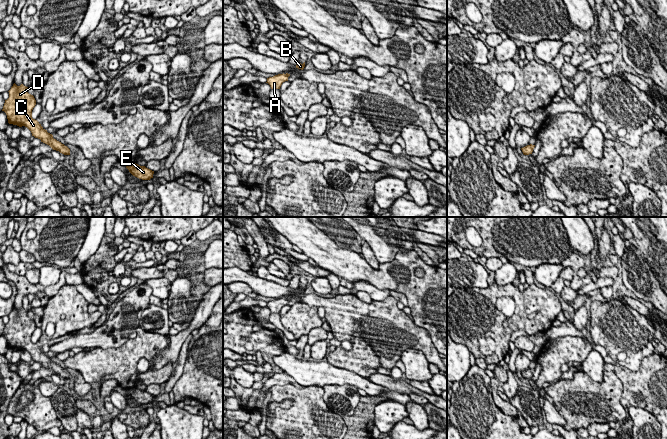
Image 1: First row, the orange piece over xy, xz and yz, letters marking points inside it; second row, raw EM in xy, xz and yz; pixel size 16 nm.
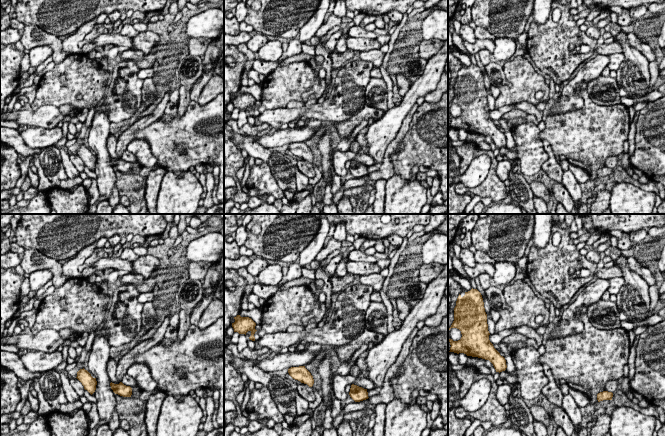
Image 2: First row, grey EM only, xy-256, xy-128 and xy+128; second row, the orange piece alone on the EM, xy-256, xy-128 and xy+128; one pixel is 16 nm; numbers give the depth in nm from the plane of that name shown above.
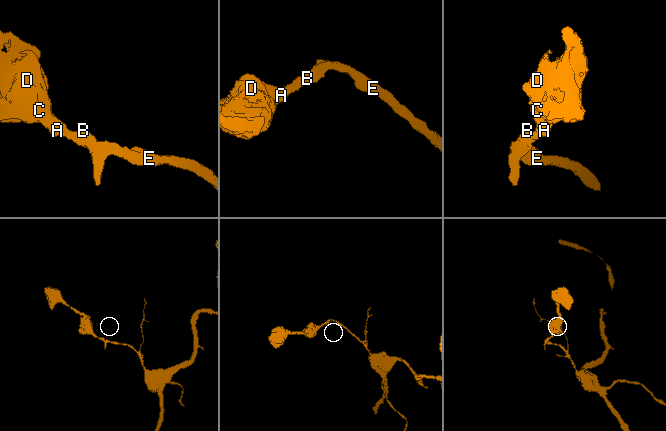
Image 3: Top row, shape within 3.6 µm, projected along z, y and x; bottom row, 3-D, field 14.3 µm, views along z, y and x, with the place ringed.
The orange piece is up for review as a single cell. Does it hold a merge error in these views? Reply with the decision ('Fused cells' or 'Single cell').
Single cell

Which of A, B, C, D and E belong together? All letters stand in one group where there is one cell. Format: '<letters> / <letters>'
A B C D E

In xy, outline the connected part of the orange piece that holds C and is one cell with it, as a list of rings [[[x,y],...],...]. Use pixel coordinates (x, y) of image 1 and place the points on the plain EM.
[[[14,307],[8,316],[9,322],[5,324],[2,333],[7,339],[8,347],[27,351],[32,360],[40,363],[53,374],[70,379],[70,373],[67,370],[54,363],[52,358],[48,357],[37,344],[32,342],[32,334],[36,329],[36,324],[33,319],[28,317],[28,311],[23,308],[17,310]]]

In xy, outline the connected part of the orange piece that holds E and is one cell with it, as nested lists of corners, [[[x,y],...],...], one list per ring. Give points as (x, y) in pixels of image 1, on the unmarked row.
[[[134,387],[134,388],[127,389],[126,392],[133,400],[139,403],[150,404],[151,402],[153,402],[154,395],[146,392],[145,390],[140,390]]]

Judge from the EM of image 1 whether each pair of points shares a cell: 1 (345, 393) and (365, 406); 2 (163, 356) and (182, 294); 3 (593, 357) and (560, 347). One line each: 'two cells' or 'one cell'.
1: two cells
2: two cells
3: two cells

